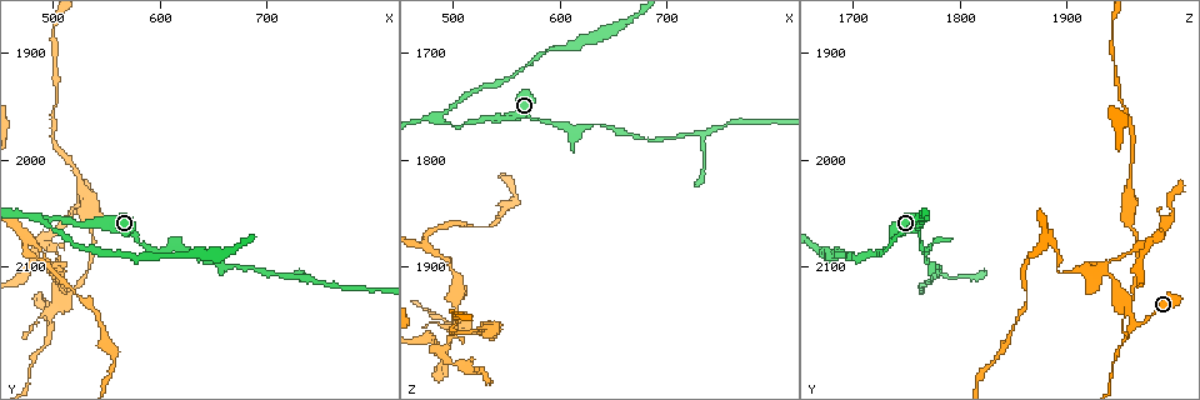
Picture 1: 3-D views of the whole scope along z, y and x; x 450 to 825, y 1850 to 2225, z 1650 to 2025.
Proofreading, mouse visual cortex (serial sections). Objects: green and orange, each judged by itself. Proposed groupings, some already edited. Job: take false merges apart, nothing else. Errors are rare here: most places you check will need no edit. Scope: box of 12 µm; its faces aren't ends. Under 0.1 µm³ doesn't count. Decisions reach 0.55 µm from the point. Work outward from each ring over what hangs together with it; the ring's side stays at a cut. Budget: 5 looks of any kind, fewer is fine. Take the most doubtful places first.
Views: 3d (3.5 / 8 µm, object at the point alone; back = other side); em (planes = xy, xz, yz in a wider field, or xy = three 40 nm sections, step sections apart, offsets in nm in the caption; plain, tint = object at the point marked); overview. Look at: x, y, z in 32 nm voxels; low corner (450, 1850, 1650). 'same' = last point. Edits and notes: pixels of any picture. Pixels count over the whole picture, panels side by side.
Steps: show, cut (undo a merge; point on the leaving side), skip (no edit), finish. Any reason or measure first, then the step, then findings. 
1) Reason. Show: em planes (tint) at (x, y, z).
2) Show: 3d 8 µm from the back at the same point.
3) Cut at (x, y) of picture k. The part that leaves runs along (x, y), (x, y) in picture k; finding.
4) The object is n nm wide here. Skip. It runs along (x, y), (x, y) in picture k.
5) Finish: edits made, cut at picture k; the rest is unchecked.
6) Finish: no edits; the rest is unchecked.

Calibre changes. Show: 3d 8 µm at (504, 2136, 1954).

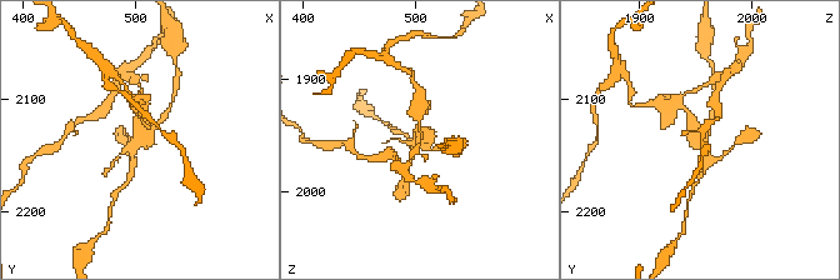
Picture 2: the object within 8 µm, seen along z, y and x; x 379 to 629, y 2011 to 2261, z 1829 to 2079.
Closer look. Show: 3d 3.5 µm from the back at (506, 2134, 1956).

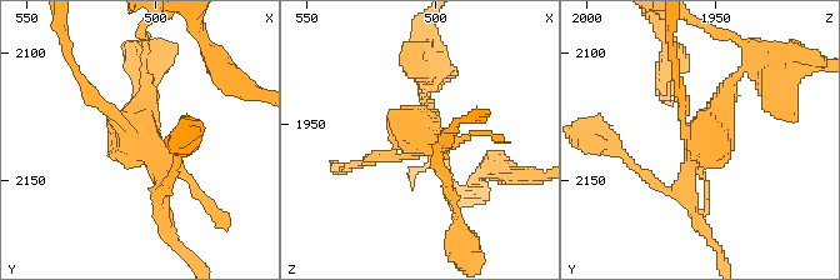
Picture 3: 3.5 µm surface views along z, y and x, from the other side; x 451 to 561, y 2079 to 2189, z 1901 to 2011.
Show: em xy step 2 (tint) at (507, 2134, 1955).

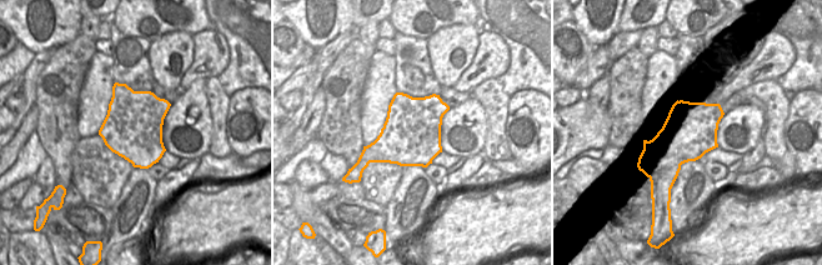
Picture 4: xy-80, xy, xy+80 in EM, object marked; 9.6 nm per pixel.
Cut at (729, 138) of picture 3. The part that leaves runs along (694, 159), (729, 83), (755, 68) in picture 3; a second cell is stuck on.

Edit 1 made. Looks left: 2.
Side arm on a straight run. Show: 3d 8 µm at (490, 2054, 1764).

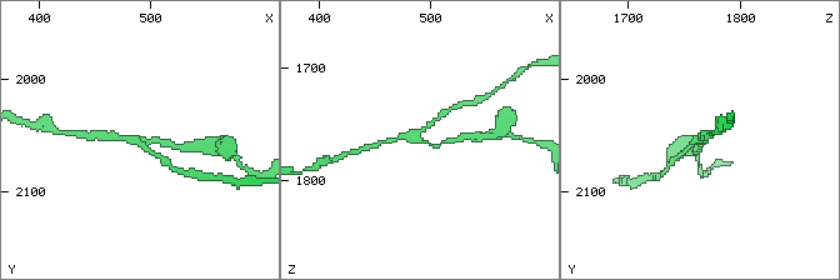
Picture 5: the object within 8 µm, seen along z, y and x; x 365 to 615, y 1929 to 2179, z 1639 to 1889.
Need the tissue. Show: em xy step 5 (tint) at (486, 2052, 1764).

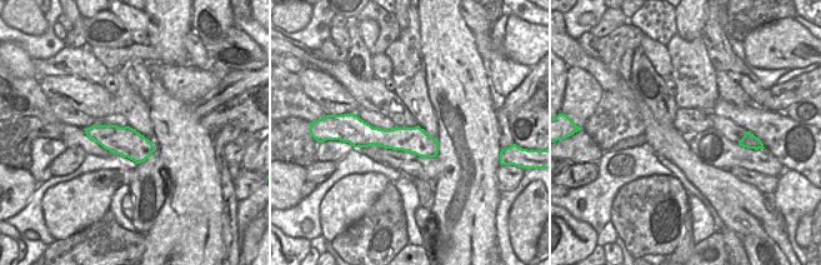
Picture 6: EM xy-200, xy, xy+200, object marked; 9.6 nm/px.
The object is 260 nm wide here. Skip. It runs along (356, 126), (435, 150) in picture 6; one cell here.

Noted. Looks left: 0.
Finish: edits made, cut at picture 3; the rest is unchecked.

